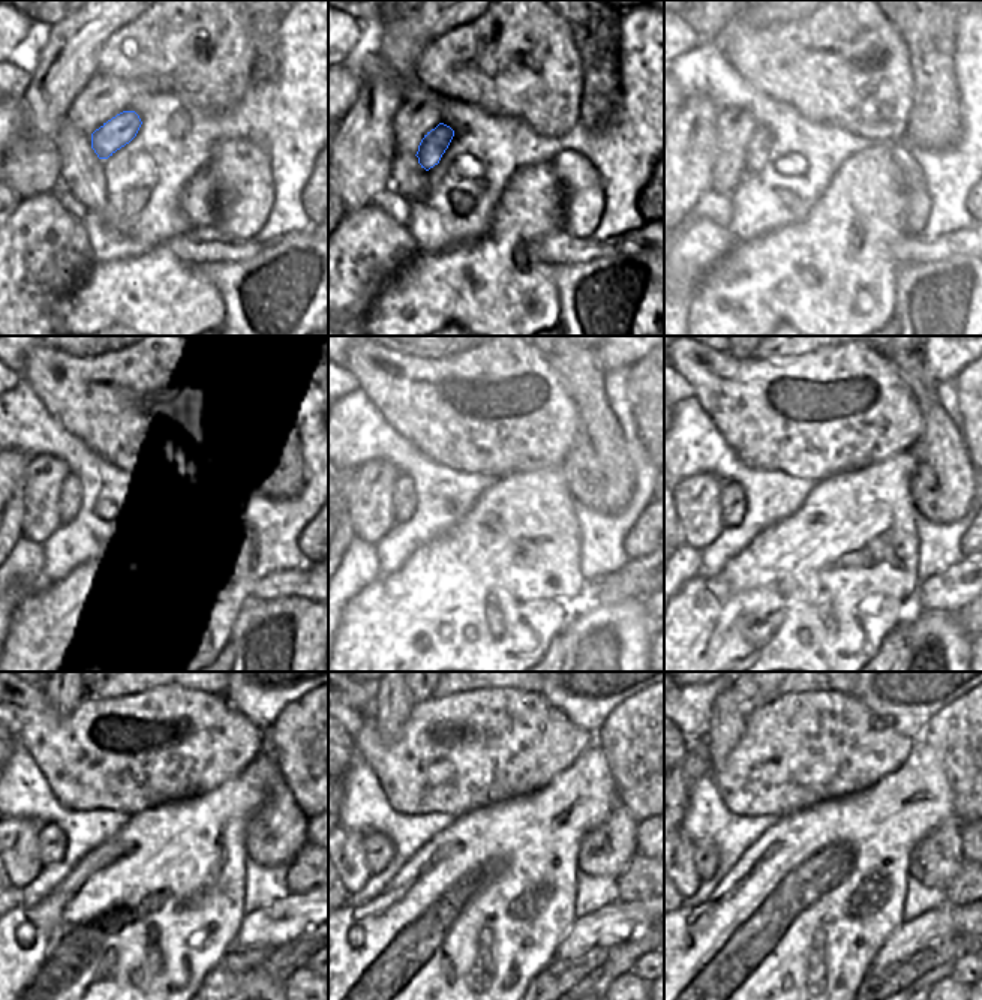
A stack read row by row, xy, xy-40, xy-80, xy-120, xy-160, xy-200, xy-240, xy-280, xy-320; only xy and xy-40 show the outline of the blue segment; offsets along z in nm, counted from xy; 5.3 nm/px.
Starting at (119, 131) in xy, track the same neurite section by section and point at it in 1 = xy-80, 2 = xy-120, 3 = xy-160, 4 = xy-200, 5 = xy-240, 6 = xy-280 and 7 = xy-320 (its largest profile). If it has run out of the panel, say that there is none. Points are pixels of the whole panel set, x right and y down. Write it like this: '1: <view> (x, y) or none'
1: xy-80 (757, 153)
2: xy-120 (71, 495)
3: xy-160 (404, 495)
4: xy-200 (732, 495)
5: xy-240 (51, 841)
6: xy-280 (378, 850)
7: xy-320 (705, 852)

